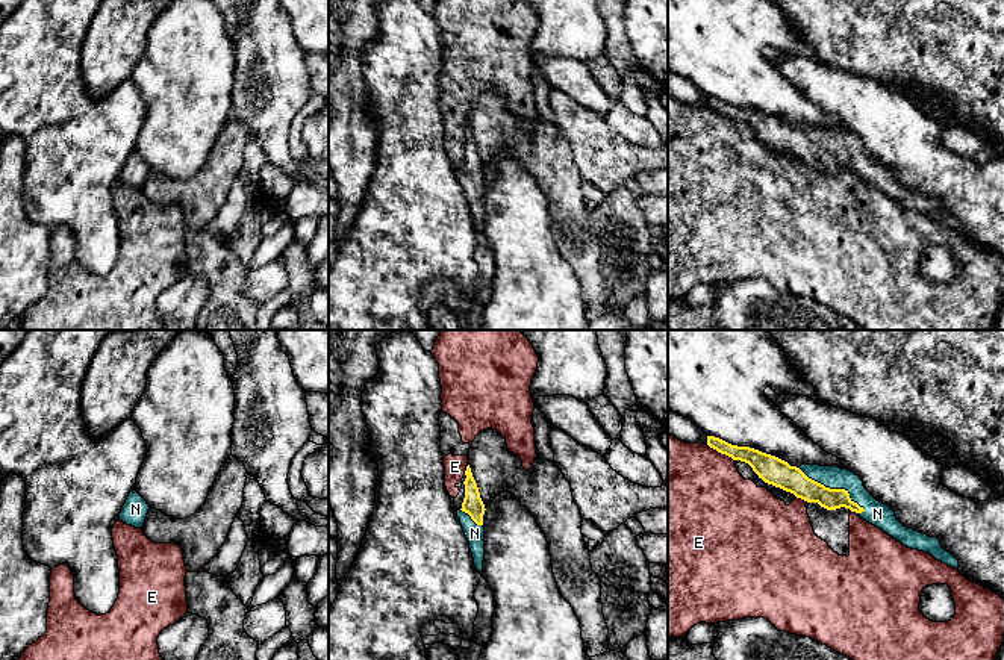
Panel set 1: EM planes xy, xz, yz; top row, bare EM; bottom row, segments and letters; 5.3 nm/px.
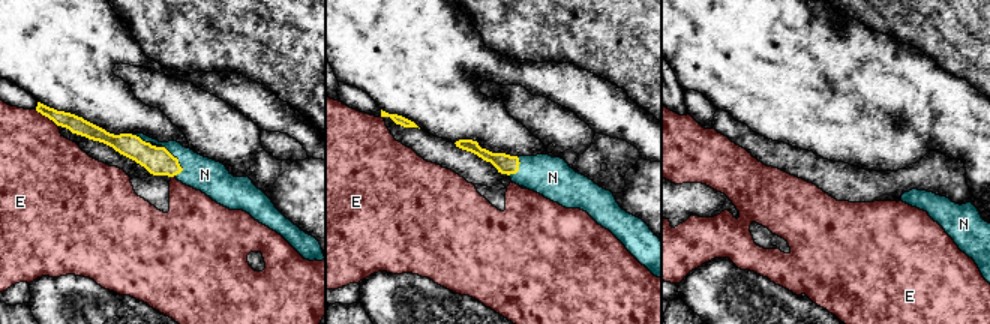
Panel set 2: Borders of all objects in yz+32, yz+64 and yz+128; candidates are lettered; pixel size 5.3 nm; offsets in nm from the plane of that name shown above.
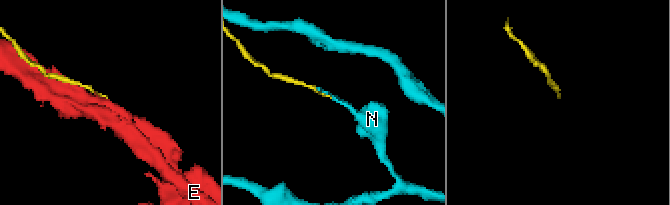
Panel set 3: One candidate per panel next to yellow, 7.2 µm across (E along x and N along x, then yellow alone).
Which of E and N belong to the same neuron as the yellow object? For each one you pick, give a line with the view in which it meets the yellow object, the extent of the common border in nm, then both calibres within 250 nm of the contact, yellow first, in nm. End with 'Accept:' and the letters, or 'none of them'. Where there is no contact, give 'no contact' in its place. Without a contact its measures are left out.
N: contact in yz; length 420 nm; calibres 140 and 120 nm
Accept: N

